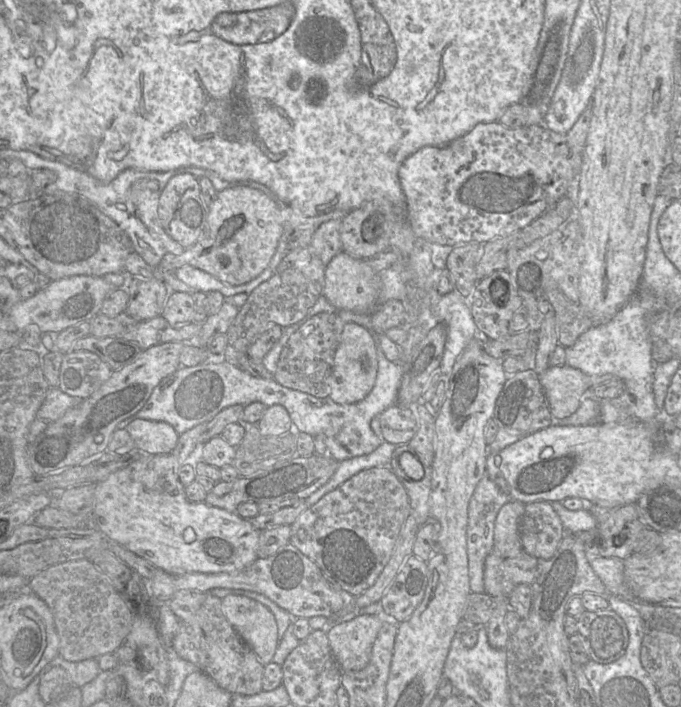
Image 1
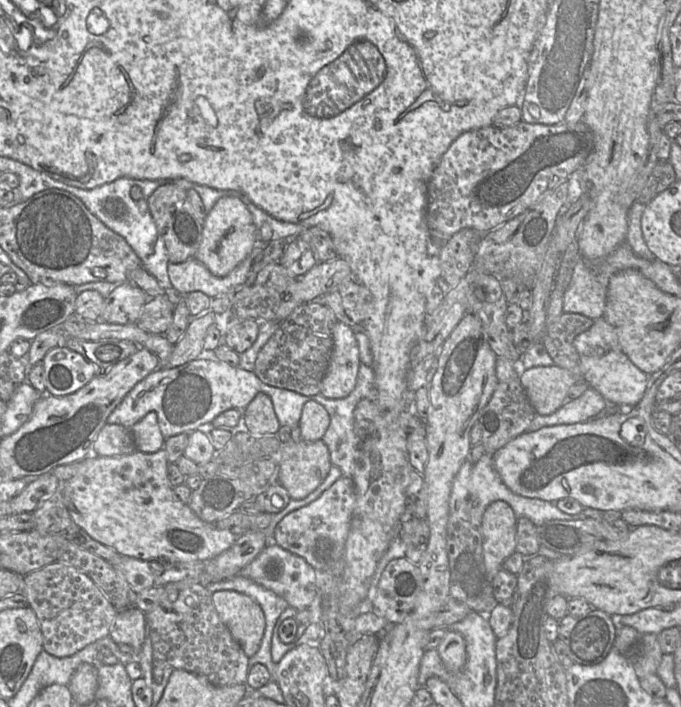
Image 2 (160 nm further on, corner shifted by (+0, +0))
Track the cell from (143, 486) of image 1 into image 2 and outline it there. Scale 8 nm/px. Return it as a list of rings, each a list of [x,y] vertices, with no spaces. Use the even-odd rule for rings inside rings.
[[[161,449],[155,453],[143,453],[137,450],[128,455],[113,457],[89,455],[83,460],[79,461],[79,463],[80,465],[78,472],[71,479],[66,482],[62,482],[61,484],[61,490],[64,495],[64,503],[69,511],[69,514],[73,522],[85,530],[87,534],[89,534],[89,536],[91,536],[94,540],[114,549],[121,555],[146,561],[207,561],[229,549],[235,543],[238,537],[228,530],[217,528],[214,523],[204,522],[190,509],[187,504],[183,504],[177,500],[173,492],[173,486],[171,485],[168,478],[167,470],[169,462],[167,459],[166,450],[164,449]]]

